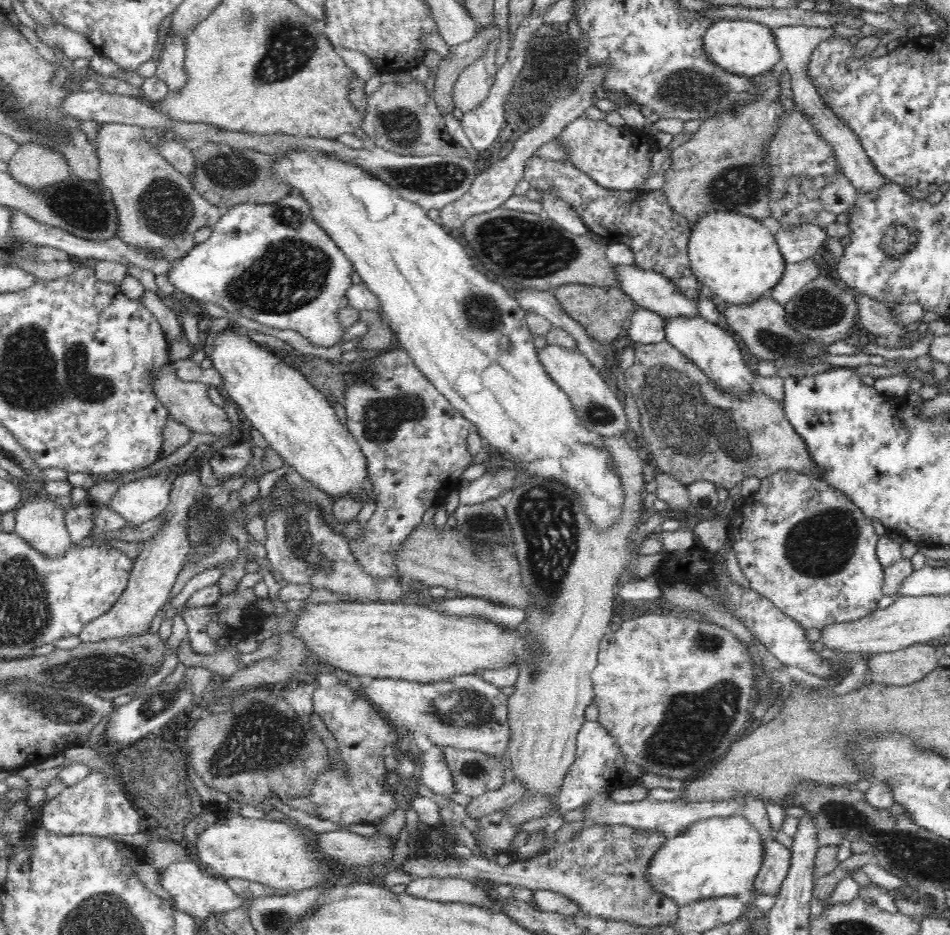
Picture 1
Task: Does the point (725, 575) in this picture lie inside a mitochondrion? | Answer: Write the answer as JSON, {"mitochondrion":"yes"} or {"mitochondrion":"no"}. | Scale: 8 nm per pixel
{"mitochondrion":"no"}

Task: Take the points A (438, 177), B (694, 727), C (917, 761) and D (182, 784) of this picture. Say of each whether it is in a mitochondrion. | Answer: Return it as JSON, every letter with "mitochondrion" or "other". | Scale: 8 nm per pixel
{"A":"mitochondrion","B":"mitochondrion","C":"other","D":"mitochondrion"}

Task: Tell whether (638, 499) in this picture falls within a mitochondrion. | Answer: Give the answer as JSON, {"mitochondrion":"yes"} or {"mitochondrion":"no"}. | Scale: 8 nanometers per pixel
{"mitochondrion":"no"}

